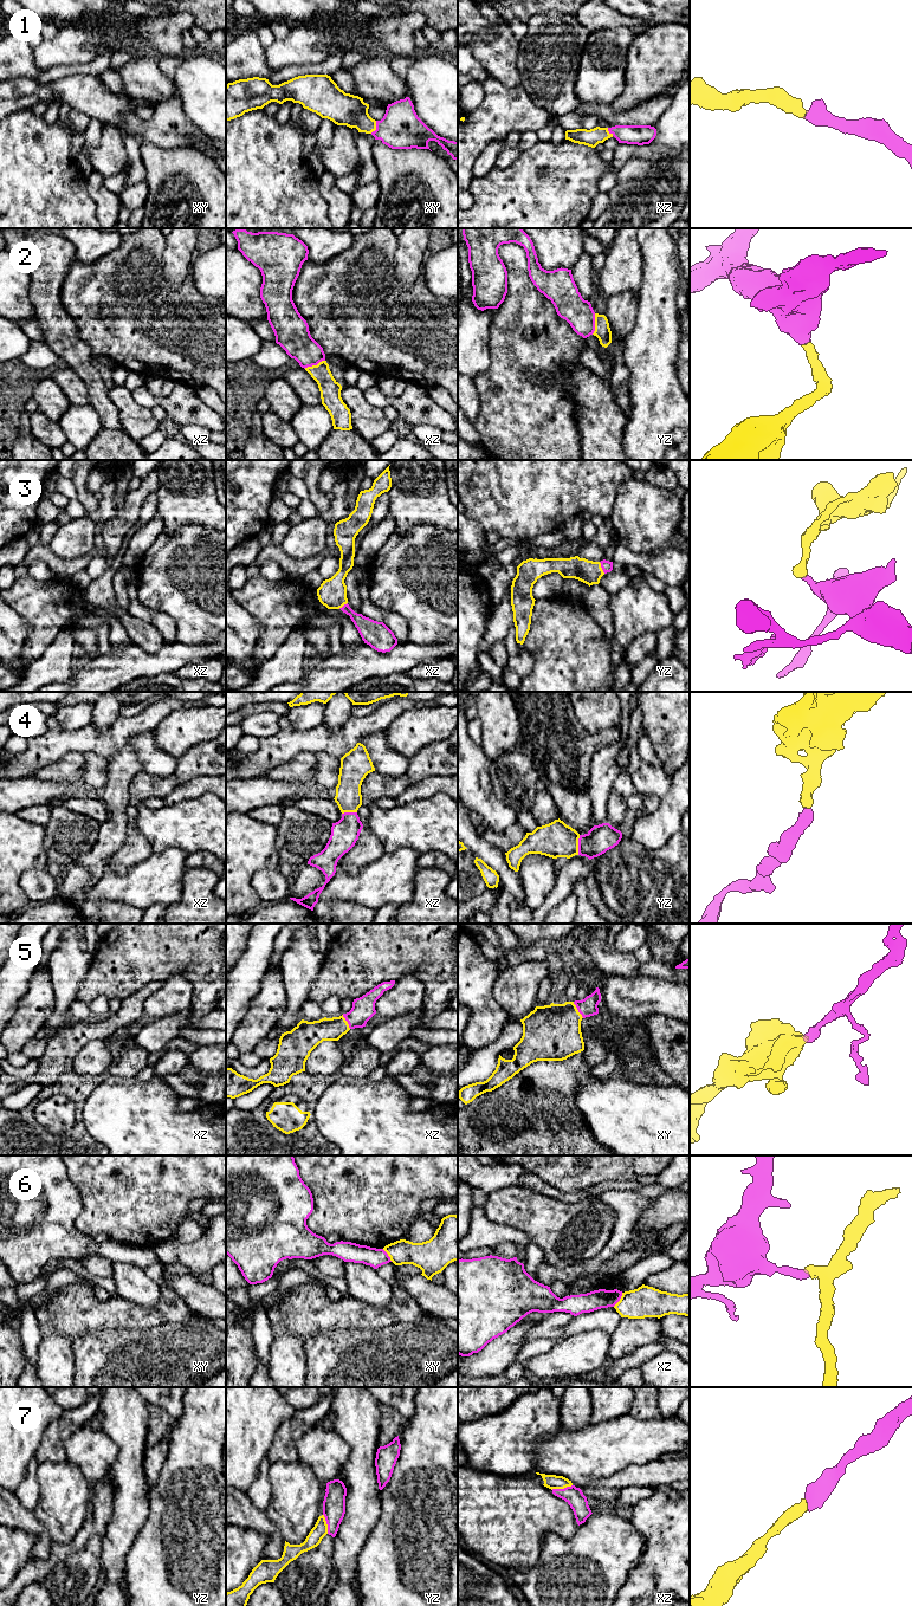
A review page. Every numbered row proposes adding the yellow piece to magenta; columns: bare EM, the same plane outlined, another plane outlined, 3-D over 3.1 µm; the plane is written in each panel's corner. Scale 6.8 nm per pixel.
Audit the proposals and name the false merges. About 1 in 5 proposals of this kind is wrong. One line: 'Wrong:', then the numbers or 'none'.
Wrong: 6

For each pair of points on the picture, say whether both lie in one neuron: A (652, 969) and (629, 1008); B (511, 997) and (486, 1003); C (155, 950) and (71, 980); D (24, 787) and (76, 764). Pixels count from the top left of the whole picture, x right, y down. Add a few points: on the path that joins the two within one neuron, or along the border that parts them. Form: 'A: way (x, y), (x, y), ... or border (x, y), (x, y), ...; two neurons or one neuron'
A: border (641, 973), (659, 976), (676, 982); two neurons
B: border (496, 978), (493, 985), (495, 999), (511, 1017); two neurons
C: border (92, 954), (89, 970), (76, 998); two neurons
D: border (30, 774), (43, 779), (64, 781), (69, 784); two neurons

